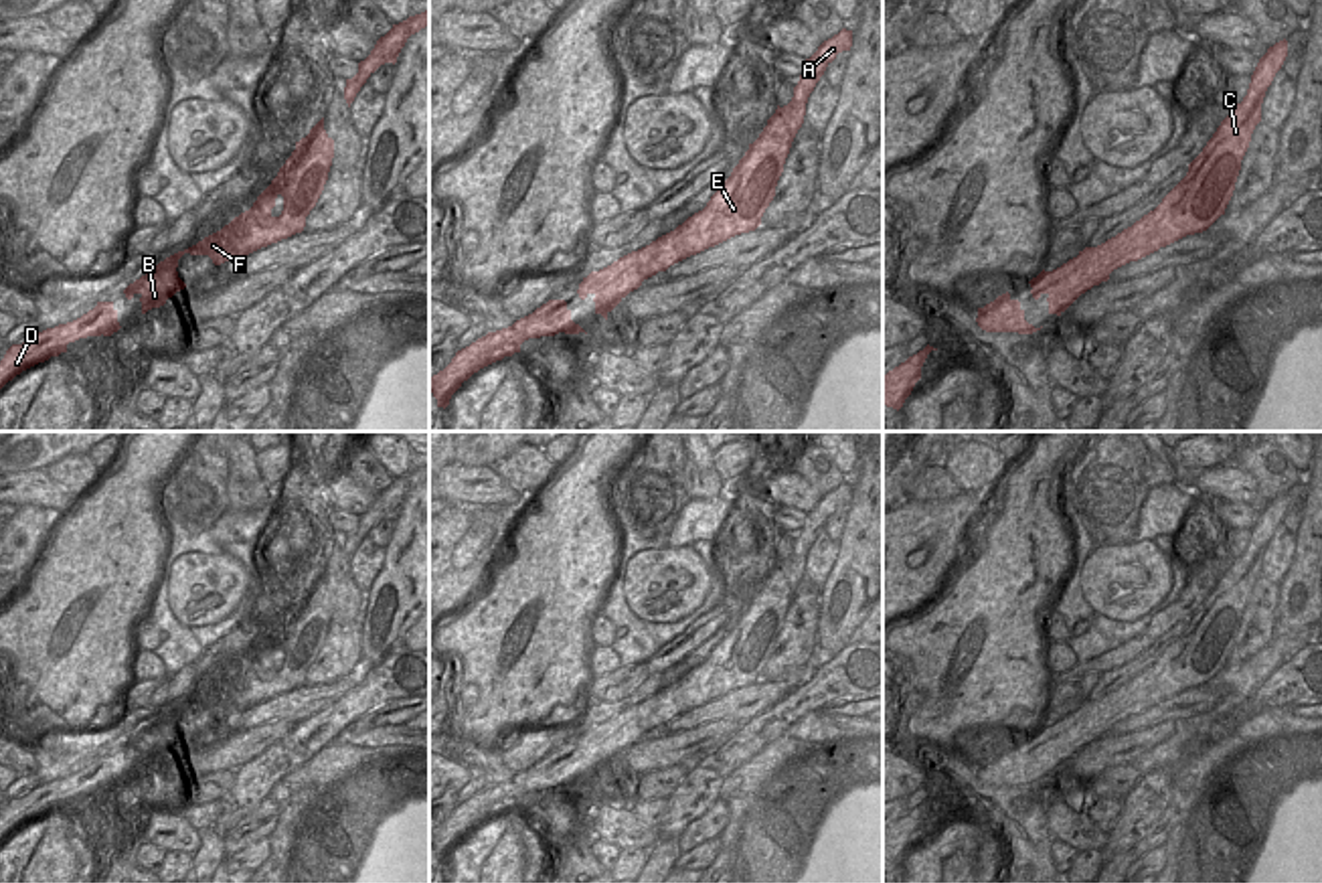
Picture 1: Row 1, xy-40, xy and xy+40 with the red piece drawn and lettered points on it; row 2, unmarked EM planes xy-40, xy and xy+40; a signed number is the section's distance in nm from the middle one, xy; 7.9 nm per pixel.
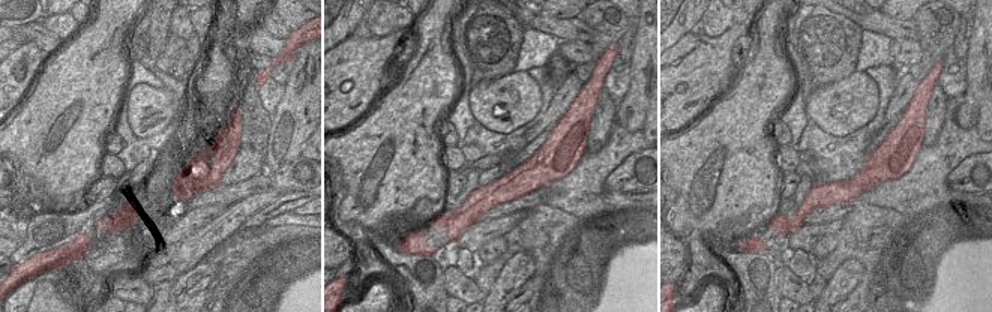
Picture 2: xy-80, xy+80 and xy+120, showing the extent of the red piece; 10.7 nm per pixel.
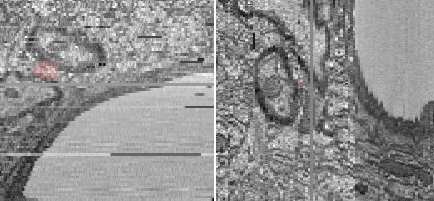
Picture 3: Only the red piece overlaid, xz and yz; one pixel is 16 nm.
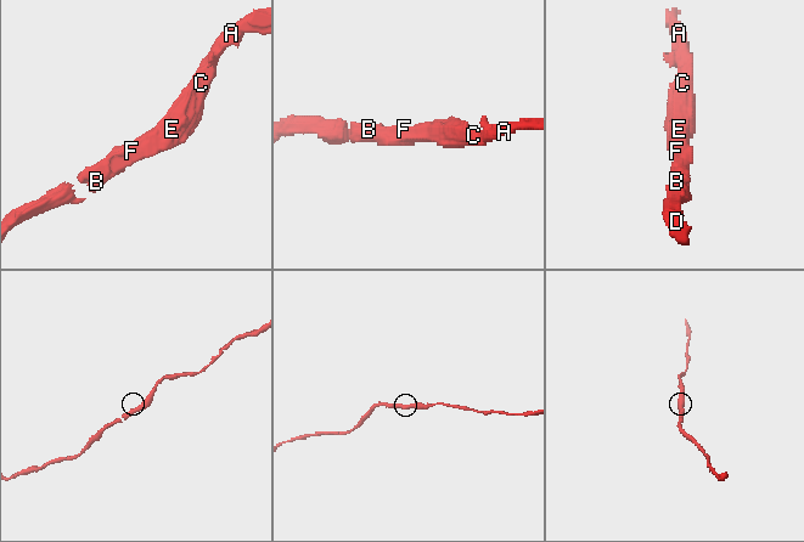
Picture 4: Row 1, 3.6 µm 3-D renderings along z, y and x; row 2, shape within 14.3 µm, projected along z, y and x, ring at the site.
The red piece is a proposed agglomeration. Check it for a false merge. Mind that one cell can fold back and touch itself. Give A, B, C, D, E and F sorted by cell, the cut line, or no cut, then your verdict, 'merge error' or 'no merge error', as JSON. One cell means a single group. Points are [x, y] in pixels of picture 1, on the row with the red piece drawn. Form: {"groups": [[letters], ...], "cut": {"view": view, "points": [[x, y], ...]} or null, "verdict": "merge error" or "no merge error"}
{"groups": [["A", "B", "C", "D", "E", "F"]], "cut": null, "verdict": "no merge error"}

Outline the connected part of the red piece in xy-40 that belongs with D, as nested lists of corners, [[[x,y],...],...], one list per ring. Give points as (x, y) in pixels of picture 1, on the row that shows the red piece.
[[[97,302],[81,318],[47,328],[22,344],[12,344],[0,360],[0,389],[22,371],[67,352],[67,344],[87,336],[111,336],[121,326],[113,302]]]

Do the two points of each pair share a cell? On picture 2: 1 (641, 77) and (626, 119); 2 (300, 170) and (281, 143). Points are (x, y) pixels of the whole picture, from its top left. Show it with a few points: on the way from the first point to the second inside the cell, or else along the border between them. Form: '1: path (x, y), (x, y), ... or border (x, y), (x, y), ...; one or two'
1: path (640, 87), (632, 108); one
2: border (299, 155), (272, 174); two

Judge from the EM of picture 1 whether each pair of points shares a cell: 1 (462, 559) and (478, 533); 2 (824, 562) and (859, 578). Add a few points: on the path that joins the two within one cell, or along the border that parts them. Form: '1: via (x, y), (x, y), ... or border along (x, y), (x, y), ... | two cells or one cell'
1: via (464, 553), (474, 539) | one cell
2: border along (839, 541), (835, 566), (820, 590) | two cells

